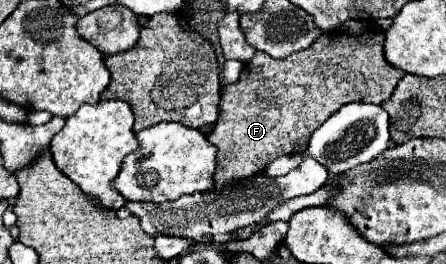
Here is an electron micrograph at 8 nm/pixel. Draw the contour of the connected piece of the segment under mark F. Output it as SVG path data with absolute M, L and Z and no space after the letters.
M333 30L321 34L309 50L299 50L285 60L257 52L245 62L239 80L223 90L219 120L207 136L219 148L215 184L255 176L275 158L303 152L311 134L343 104L389 100L405 72L385 62L383 44L383 30L365 30L361 36Z

